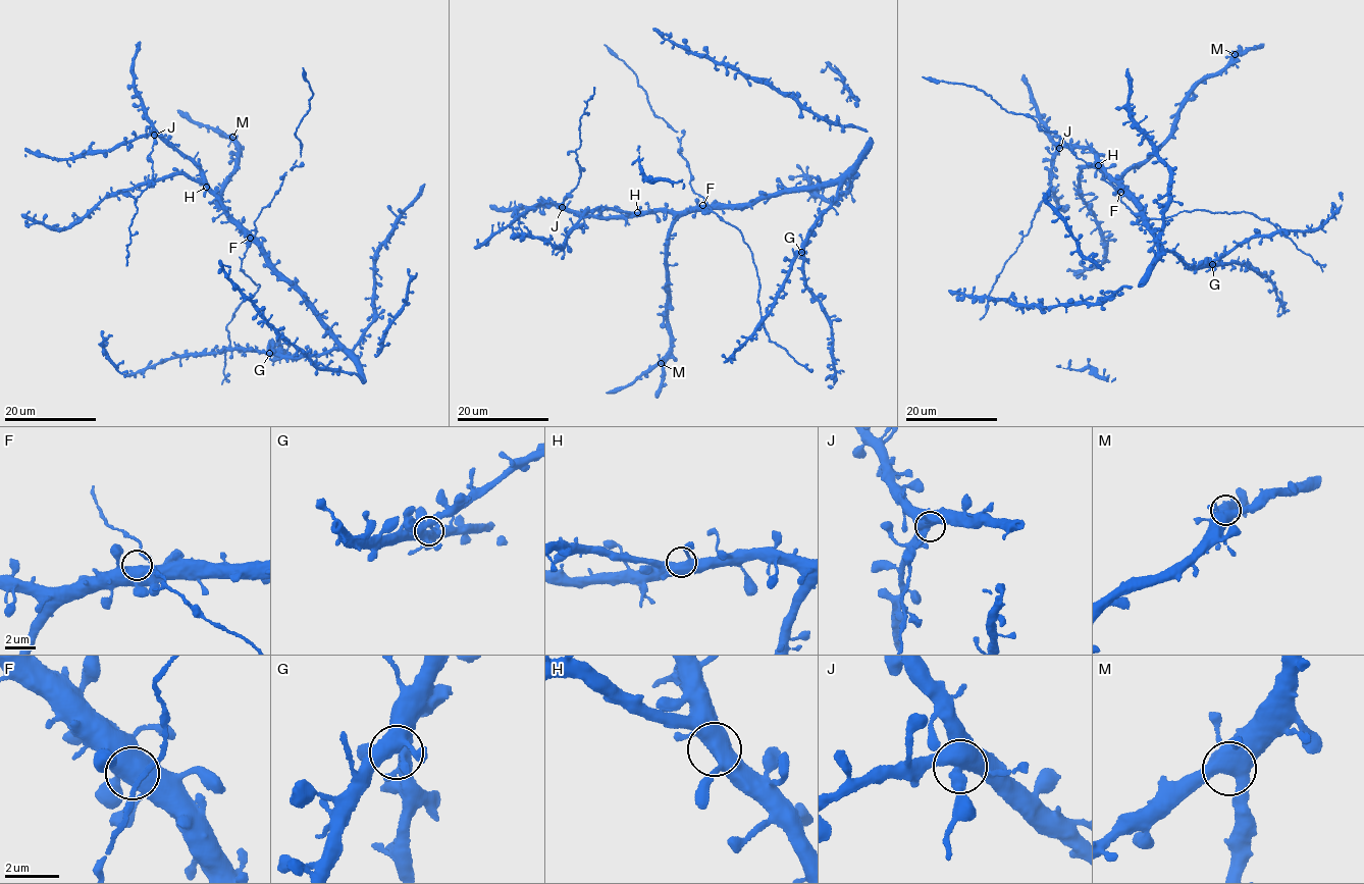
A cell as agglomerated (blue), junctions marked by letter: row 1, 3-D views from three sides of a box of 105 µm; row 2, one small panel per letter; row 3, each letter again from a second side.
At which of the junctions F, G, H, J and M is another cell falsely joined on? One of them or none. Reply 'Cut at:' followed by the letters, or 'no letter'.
Cut at: no letter

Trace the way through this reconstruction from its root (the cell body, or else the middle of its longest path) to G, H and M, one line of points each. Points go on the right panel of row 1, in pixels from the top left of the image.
G: (1114, 180), (1141, 210), (1145, 224), (1163, 249), (1177, 253), (1190, 267), (1212, 264)
H: (1114, 180), (1098, 165)
M: (1114, 180), (1148, 157), (1167, 138), (1188, 92), (1223, 68), (1235, 54)

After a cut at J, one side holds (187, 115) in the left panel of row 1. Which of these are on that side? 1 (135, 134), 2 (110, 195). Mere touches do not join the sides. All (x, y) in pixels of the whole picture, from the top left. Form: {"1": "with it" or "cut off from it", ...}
{"1": "with it", "2": "with it"}

